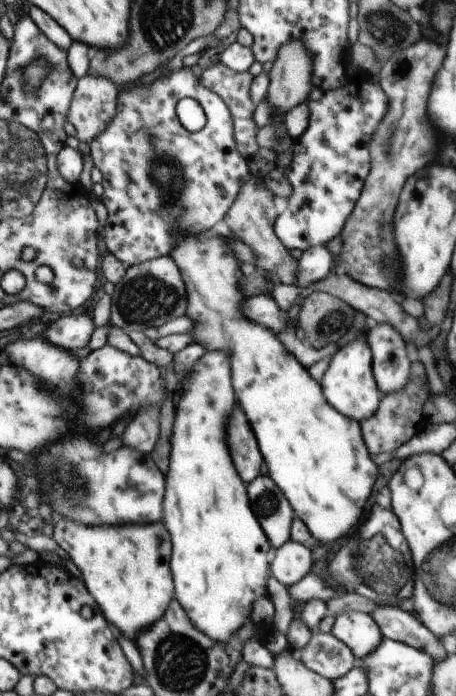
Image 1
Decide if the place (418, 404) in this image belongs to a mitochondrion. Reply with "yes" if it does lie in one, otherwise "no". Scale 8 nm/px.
yes

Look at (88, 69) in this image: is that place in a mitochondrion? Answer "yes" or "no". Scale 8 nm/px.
no

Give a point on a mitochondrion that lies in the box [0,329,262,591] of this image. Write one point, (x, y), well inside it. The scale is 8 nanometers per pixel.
(65, 484)

